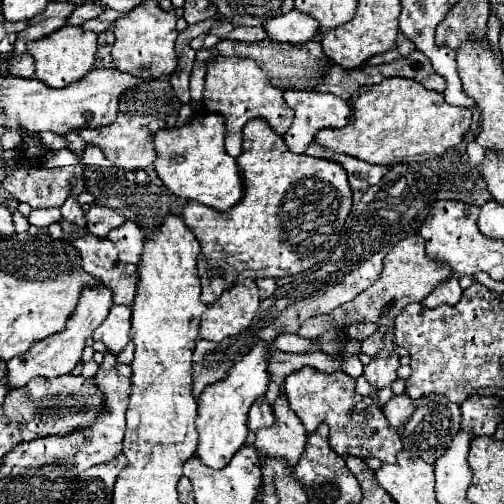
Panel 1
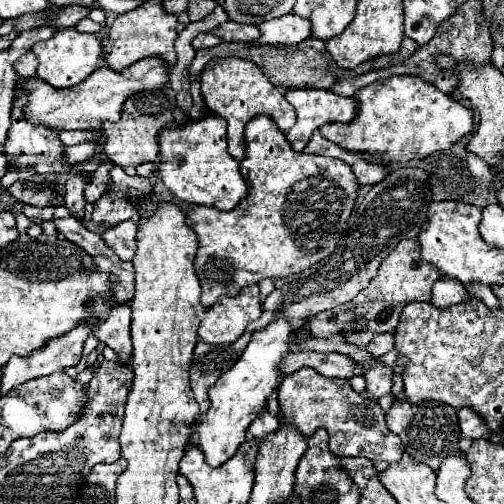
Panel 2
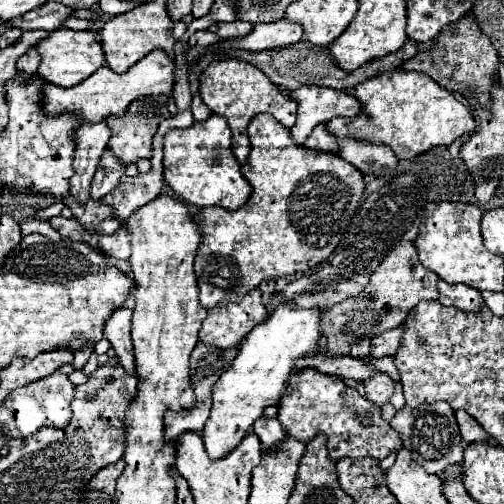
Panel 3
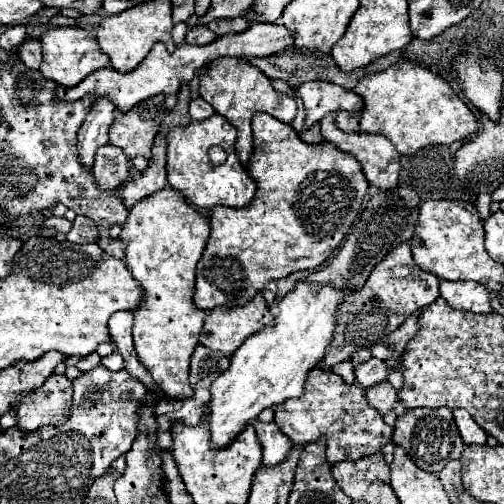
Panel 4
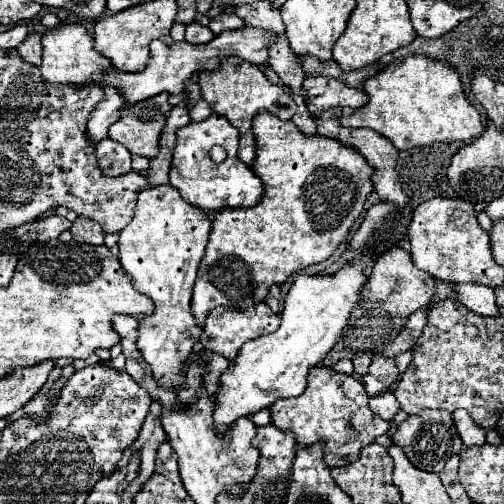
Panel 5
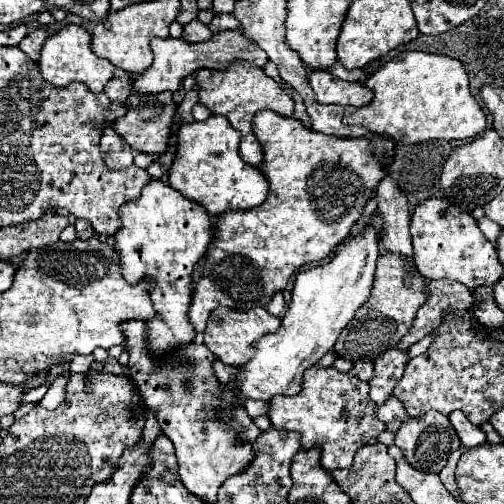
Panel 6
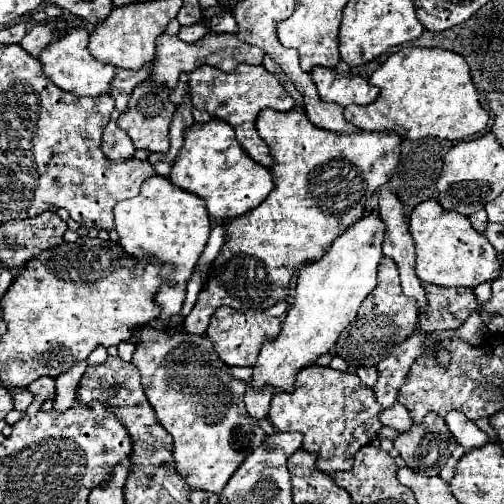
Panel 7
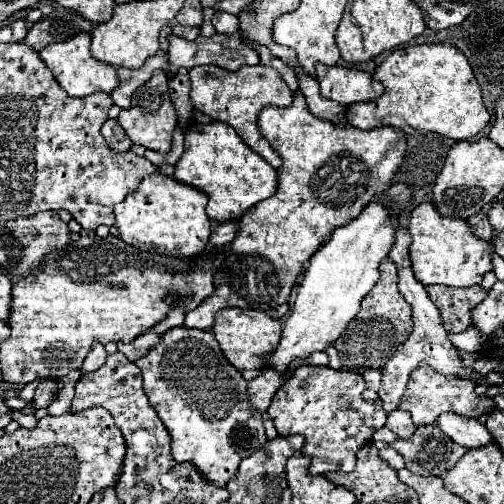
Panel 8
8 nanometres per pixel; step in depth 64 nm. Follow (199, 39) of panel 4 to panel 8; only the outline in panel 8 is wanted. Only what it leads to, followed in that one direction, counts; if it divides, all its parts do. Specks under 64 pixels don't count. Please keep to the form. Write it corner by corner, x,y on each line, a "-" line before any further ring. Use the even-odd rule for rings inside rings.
174,26
174,36
180,36
184,40
196,40
200,36
200,28
198,26

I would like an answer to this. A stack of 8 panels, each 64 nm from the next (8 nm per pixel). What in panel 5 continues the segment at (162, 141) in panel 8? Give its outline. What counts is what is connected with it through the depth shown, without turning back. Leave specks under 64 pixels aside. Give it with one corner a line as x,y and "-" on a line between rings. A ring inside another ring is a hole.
158,94
132,108
124,108
120,120
110,128
110,138
126,146
132,154
152,158
170,108
168,94

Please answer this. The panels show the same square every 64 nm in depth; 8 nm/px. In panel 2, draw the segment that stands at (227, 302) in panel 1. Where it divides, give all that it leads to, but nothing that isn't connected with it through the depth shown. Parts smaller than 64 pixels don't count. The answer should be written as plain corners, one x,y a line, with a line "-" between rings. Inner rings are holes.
246,284
240,296
222,296
206,310
198,328
198,336
210,344
232,344
260,314
262,302
258,286

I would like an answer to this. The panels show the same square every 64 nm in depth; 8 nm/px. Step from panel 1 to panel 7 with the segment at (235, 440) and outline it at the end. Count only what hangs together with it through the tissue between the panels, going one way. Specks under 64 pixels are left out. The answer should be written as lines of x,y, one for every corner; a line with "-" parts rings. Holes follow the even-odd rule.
374,212
366,214
338,236
318,262
300,270
294,302
286,314
280,334
262,344
256,364
252,366
254,372
250,388
260,390
264,386
272,386
278,392
294,392
296,374
314,364
318,356
326,354
336,344
340,332
356,318
362,300
376,288
376,266
384,256
382,240
384,222

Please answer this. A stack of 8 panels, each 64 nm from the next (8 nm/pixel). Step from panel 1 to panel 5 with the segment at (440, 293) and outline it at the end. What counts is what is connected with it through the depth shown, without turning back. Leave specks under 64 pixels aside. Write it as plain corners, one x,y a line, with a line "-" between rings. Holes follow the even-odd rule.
452,284
452,290
456,292
456,302
466,306
468,310
480,314
480,316
498,316
496,296
494,290
482,284

